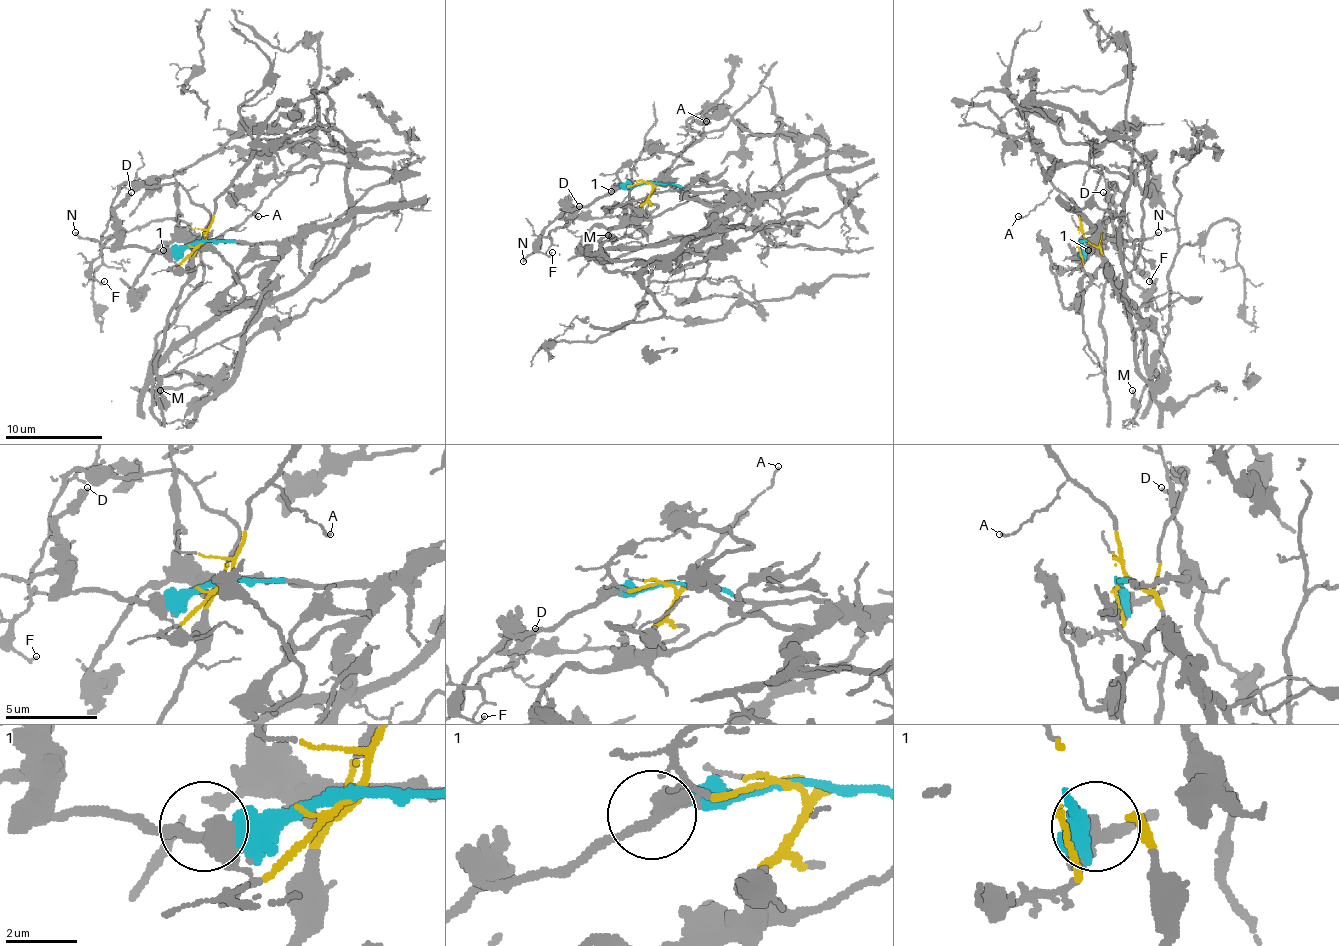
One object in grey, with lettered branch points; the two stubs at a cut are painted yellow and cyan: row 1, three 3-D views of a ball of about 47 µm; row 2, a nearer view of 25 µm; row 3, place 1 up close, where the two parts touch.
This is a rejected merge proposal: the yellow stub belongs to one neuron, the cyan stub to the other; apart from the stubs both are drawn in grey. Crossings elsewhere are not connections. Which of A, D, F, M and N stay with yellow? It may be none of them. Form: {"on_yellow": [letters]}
{"on_yellow": ["A", "F"]}

